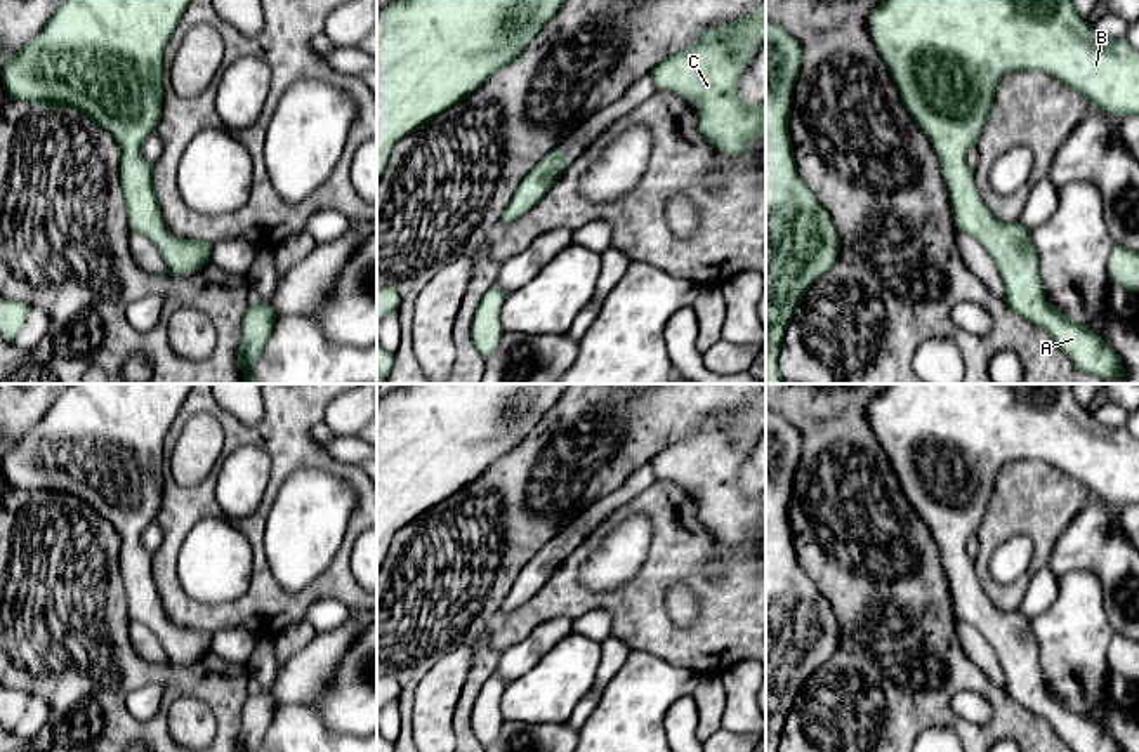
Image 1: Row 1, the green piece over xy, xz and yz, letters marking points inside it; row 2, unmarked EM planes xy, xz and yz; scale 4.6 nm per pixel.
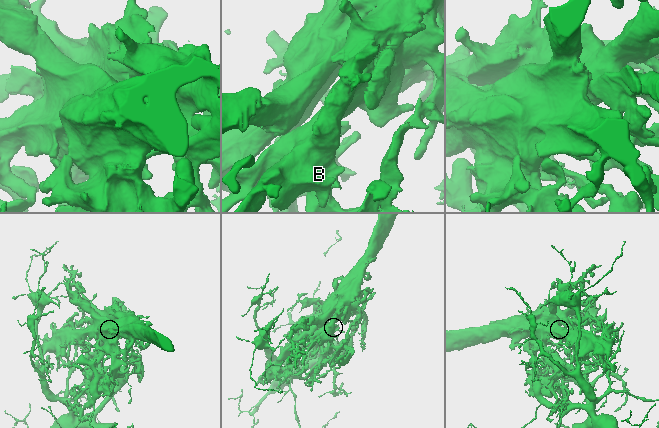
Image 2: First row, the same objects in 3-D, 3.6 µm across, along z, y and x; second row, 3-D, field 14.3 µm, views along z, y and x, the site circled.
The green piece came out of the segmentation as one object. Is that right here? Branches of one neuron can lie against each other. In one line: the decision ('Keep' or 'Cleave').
Cleave

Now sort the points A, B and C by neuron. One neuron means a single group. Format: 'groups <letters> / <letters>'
groups A / B C

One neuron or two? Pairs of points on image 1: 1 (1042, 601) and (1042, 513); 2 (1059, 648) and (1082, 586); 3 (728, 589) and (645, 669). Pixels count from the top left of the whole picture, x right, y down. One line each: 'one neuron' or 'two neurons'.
1: two neurons
2: one neuron
3: two neurons

